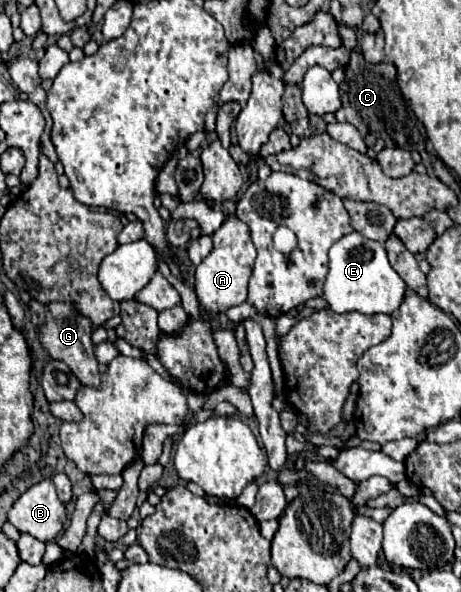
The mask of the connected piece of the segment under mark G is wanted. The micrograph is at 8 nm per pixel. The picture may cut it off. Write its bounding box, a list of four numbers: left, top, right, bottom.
[40,302,100,388]

